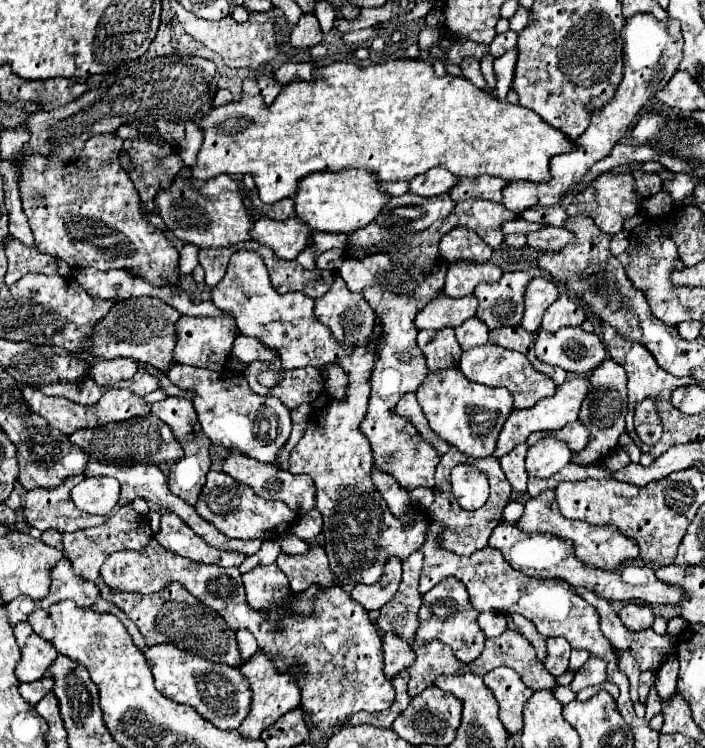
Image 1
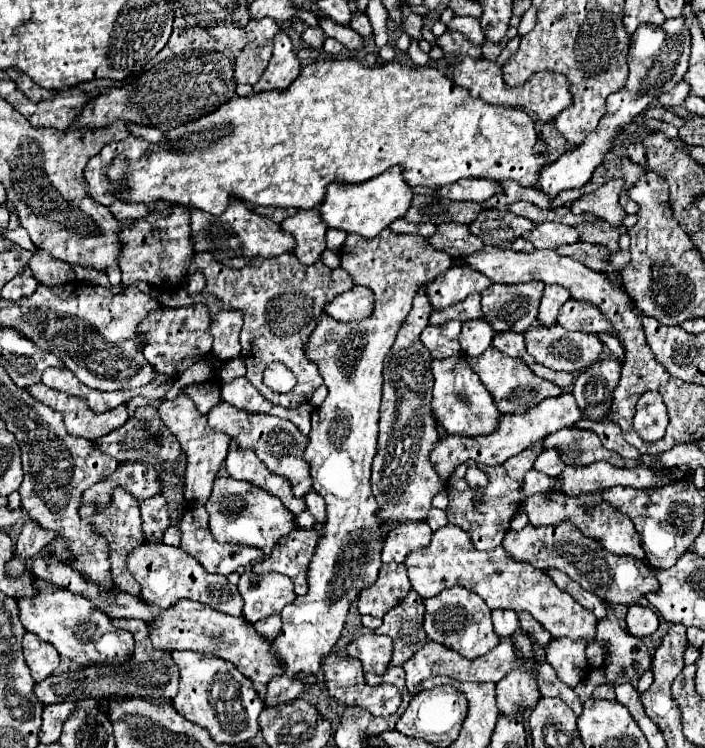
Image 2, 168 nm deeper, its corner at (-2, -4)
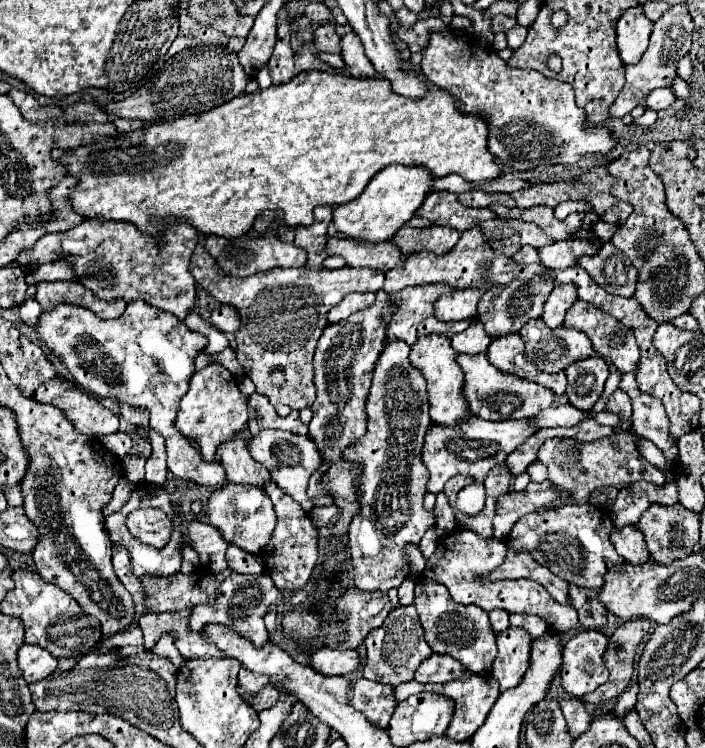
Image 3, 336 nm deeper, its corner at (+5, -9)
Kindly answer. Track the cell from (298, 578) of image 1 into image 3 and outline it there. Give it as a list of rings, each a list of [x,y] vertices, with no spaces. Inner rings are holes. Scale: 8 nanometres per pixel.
[[[273,482],[267,484],[265,492],[269,494],[273,506],[275,506],[275,512],[277,512],[277,526],[273,530],[273,538],[269,540],[267,548],[261,552],[265,570],[271,574],[273,582],[279,590],[297,592],[297,590],[305,588],[305,584],[309,582],[311,572],[319,560],[317,528],[305,516],[303,508],[295,500],[291,500],[291,496],[287,496],[283,490],[279,490],[277,484],[273,484]]]

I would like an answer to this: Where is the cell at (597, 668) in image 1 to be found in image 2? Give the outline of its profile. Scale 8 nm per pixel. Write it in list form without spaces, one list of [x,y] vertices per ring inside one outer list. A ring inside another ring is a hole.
[[[606,603],[608,615],[596,625],[596,641],[610,643],[608,647],[608,663],[606,663],[606,679],[608,683],[616,681],[632,681],[650,669],[650,653],[642,639],[634,639],[626,635],[620,627],[614,607]]]

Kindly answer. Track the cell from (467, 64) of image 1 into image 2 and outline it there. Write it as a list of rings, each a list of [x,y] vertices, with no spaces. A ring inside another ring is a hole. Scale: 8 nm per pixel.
[[[446,31],[444,35],[436,37],[436,45],[444,51],[444,59],[450,59],[450,55],[470,55],[470,57],[480,57],[482,47],[468,41],[466,35],[458,31]]]

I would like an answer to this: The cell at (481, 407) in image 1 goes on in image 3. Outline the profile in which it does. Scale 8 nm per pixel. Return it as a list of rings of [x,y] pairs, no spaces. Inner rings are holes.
[[[429,334],[419,338],[411,348],[411,364],[419,368],[427,380],[427,392],[429,392],[429,414],[431,420],[439,426],[459,426],[473,418],[473,412],[467,408],[467,398],[463,396],[463,370],[459,368],[455,360],[455,352],[449,344],[449,340],[441,334]]]

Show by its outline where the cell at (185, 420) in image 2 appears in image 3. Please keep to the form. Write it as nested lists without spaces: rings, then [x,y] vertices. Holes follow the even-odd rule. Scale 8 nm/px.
[[[209,364],[201,372],[195,372],[187,394],[179,402],[175,428],[199,444],[199,452],[205,462],[217,460],[217,448],[225,440],[235,438],[247,424],[247,396],[243,396],[235,384],[235,376],[221,364]]]

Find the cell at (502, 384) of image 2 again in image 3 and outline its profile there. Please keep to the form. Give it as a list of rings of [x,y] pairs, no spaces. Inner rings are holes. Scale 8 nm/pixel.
[[[459,354],[457,362],[465,372],[465,396],[469,400],[471,412],[475,416],[483,418],[483,420],[521,420],[521,418],[531,418],[537,412],[541,412],[541,410],[545,410],[545,408],[549,408],[553,404],[555,394],[551,394],[551,390],[547,390],[547,388],[543,388],[543,386],[539,386],[535,382],[523,380],[519,376],[513,376],[513,374],[497,370],[489,362],[487,354],[483,354],[483,356],[463,356],[463,354]]]

